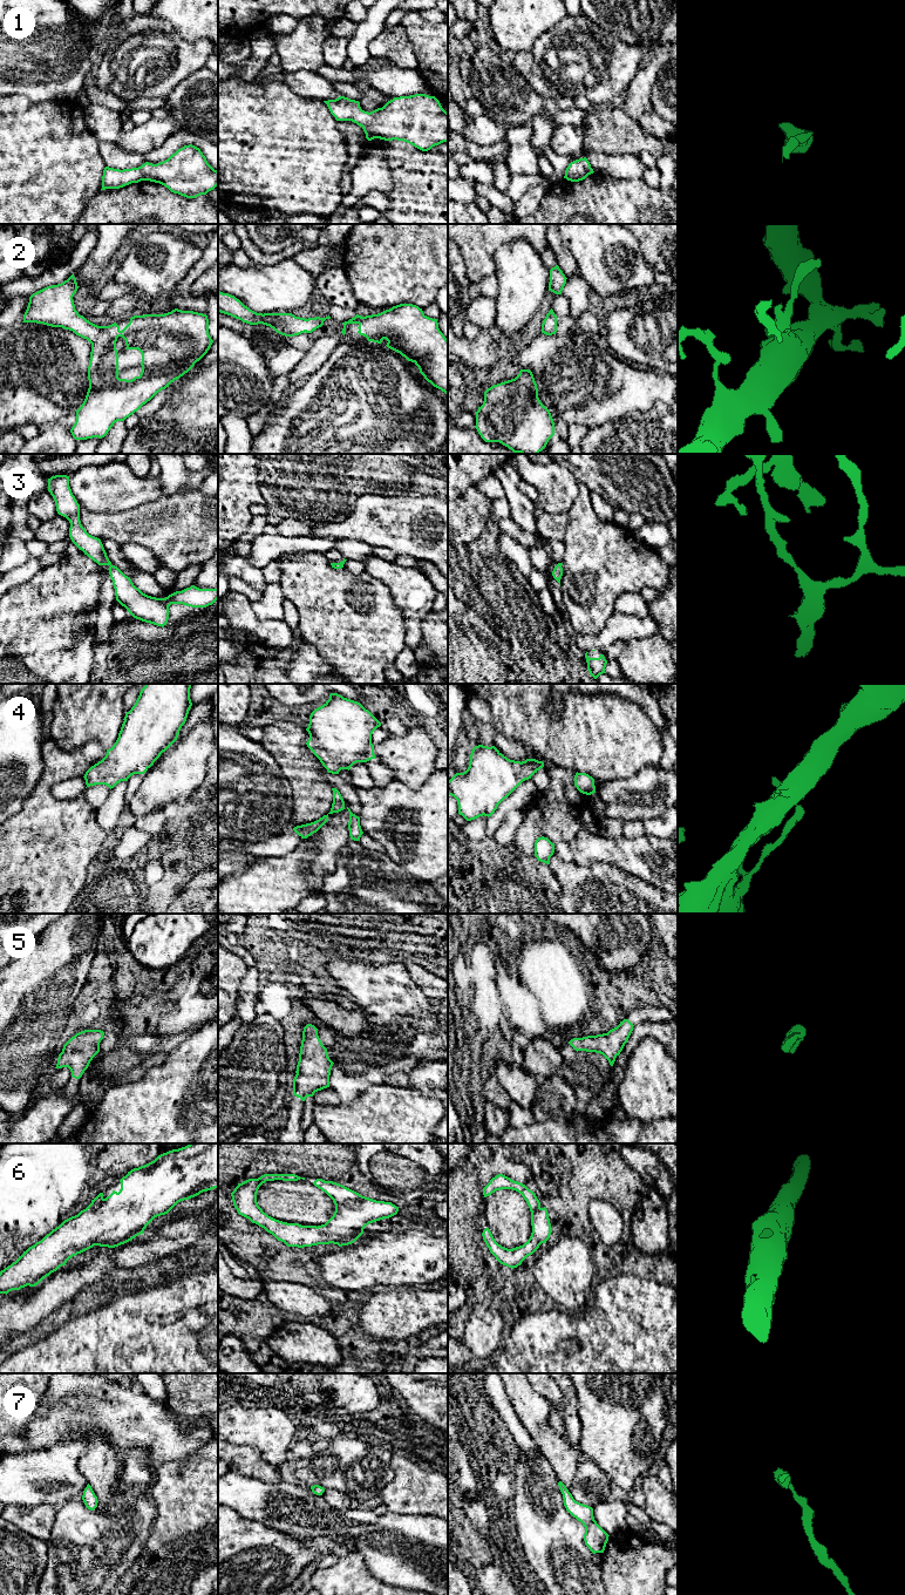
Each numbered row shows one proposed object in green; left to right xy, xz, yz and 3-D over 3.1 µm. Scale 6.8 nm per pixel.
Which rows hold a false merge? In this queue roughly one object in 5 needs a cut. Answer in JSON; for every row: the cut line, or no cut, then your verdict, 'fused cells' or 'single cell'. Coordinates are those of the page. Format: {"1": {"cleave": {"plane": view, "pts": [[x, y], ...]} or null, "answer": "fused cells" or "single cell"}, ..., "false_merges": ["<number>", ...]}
{"1": {"cleave": null, "answer": "single cell"}, "2": {"cleave": null, "answer": "single cell"}, "3": {"cleave": null, "answer": "single cell"}, "4": {"cleave": null, "answer": "single cell"}, "5": {"cleave": null, "answer": "single cell"}, "6": {"cleave": null, "answer": "single cell"}, "7": {"cleave": null, "answer": "single cell"}, "false_merges": []}

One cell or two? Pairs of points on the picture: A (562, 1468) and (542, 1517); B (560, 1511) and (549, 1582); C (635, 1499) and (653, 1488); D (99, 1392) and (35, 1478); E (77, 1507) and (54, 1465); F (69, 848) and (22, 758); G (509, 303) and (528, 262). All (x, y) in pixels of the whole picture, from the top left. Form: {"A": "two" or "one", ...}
{"A": "two", "B": "one", "C": "two", "D": "two", "E": "two", "F": "two", "G": "one"}

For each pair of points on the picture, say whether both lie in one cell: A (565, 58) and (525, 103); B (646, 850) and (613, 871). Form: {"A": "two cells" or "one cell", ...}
{"A": "two cells", "B": "two cells"}

